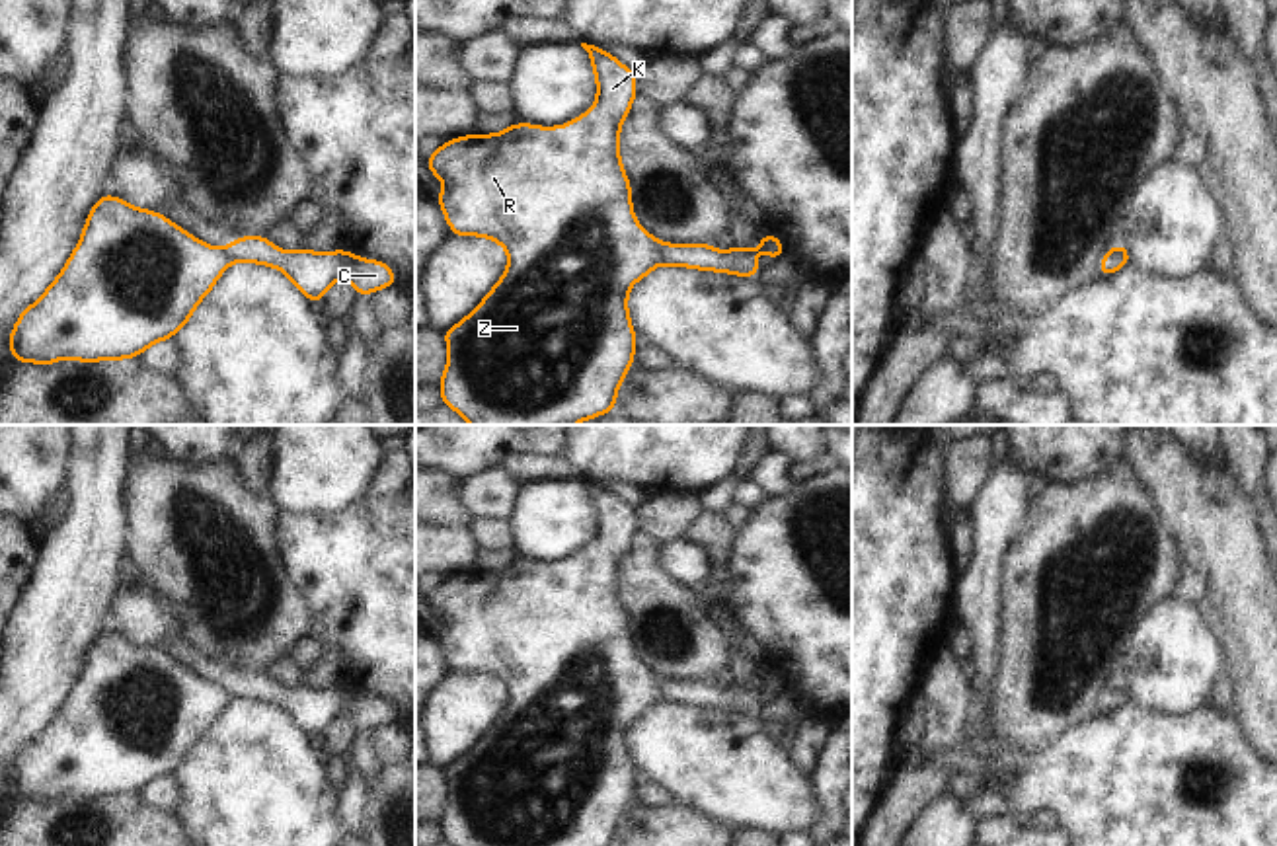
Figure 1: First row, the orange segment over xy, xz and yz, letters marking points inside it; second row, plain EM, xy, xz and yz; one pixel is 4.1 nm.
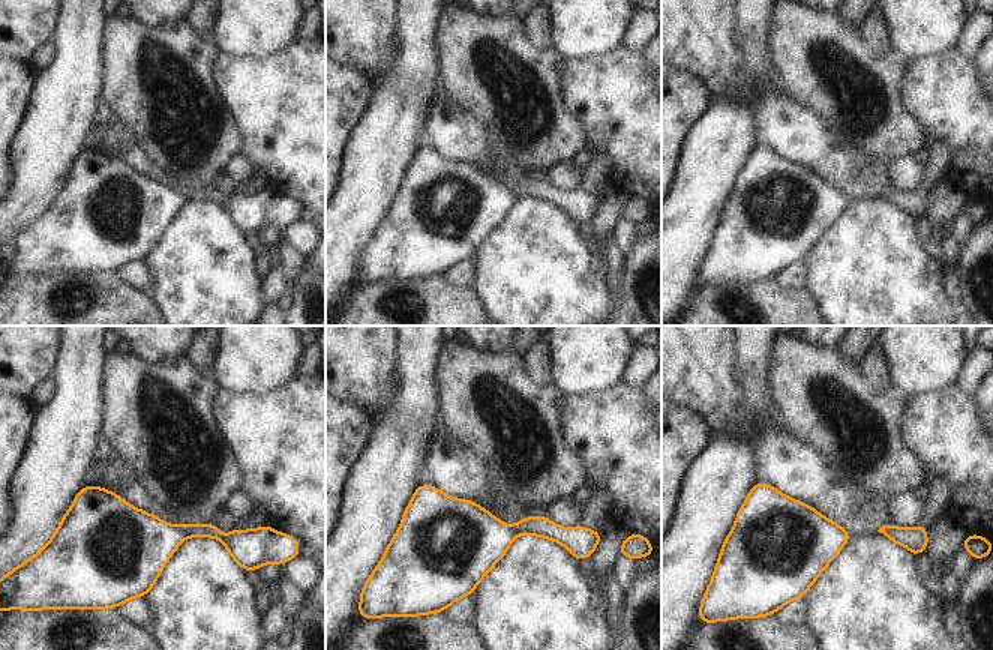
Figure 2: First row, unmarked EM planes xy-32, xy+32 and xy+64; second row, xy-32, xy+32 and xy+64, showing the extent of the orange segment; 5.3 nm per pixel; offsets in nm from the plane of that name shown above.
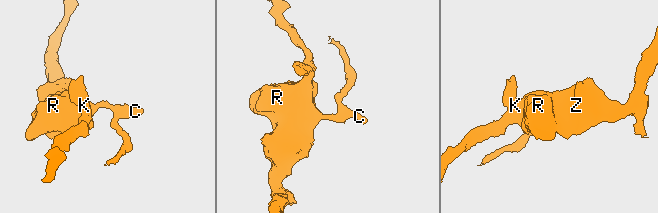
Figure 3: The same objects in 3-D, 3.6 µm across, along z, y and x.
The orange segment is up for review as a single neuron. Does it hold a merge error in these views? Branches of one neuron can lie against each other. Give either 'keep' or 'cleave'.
cleave

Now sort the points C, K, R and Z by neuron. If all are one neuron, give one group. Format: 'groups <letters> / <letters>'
groups C / K R Z

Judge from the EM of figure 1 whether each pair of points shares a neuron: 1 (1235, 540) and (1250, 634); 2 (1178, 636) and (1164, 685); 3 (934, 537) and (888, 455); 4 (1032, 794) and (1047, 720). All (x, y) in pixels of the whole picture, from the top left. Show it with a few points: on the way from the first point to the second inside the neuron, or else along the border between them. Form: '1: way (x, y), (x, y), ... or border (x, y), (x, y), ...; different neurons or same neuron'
1: way (1235, 564), (1250, 611); same neuron
2: way (1174, 648), (1172, 673); same neuron
3: way (915, 517), (890, 492), (888, 474); same neuron
4: border (1081, 724), (1028, 755); different neurons

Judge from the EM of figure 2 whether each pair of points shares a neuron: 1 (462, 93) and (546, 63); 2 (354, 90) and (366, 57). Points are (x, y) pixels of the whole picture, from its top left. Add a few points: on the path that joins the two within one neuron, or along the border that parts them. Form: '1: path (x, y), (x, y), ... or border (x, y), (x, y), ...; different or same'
1: path (470, 62), (480, 36), (515, 51); same
2: border (341, 63), (357, 68), (372, 84); different

